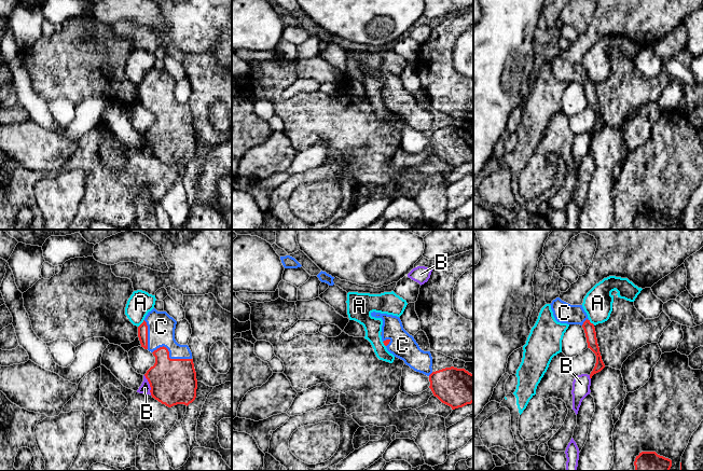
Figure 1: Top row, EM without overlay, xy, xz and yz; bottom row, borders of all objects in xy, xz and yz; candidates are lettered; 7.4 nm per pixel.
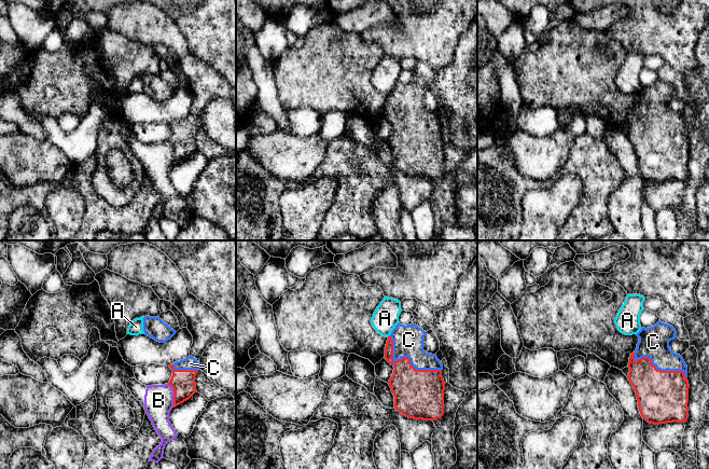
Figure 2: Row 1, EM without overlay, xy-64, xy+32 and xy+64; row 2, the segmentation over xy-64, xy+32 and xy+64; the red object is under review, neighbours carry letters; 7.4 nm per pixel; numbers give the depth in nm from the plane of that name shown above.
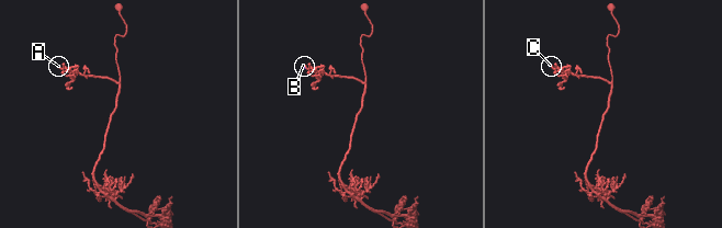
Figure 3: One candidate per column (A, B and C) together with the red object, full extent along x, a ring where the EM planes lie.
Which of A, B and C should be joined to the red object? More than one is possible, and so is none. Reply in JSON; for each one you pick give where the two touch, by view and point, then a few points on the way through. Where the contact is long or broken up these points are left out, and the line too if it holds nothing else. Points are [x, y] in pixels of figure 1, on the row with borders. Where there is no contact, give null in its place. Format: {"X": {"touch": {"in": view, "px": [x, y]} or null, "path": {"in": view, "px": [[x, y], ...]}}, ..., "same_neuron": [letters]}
{"C": {"touch": {"in": "xy", "px": [168, 357]}}, "same_neuron": ["C"]}

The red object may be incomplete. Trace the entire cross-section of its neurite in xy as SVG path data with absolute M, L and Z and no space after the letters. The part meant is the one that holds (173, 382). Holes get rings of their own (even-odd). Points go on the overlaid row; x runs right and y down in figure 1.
M153 308L138 327L141 347L155 357L155 363L144 374L151 387L151 396L162 404L171 407L177 404L189 405L196 398L197 379L192 352L188 345L180 345L175 340L177 321L166 311Z

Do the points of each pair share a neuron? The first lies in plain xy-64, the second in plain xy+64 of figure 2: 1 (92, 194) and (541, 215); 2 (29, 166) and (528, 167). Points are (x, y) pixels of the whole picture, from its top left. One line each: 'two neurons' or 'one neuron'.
1: two neurons
2: one neuron

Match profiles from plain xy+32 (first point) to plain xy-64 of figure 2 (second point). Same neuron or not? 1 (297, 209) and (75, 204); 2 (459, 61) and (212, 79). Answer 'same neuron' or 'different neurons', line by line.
1: same neuron
2: same neuron

